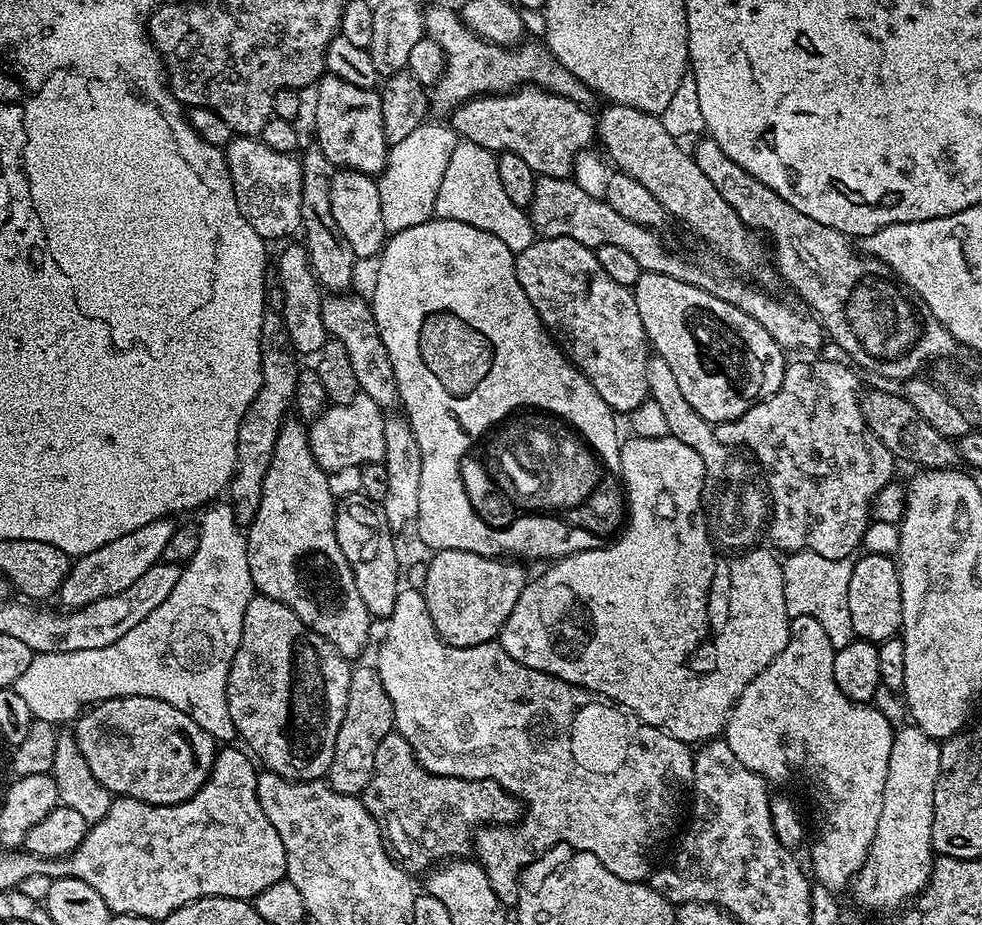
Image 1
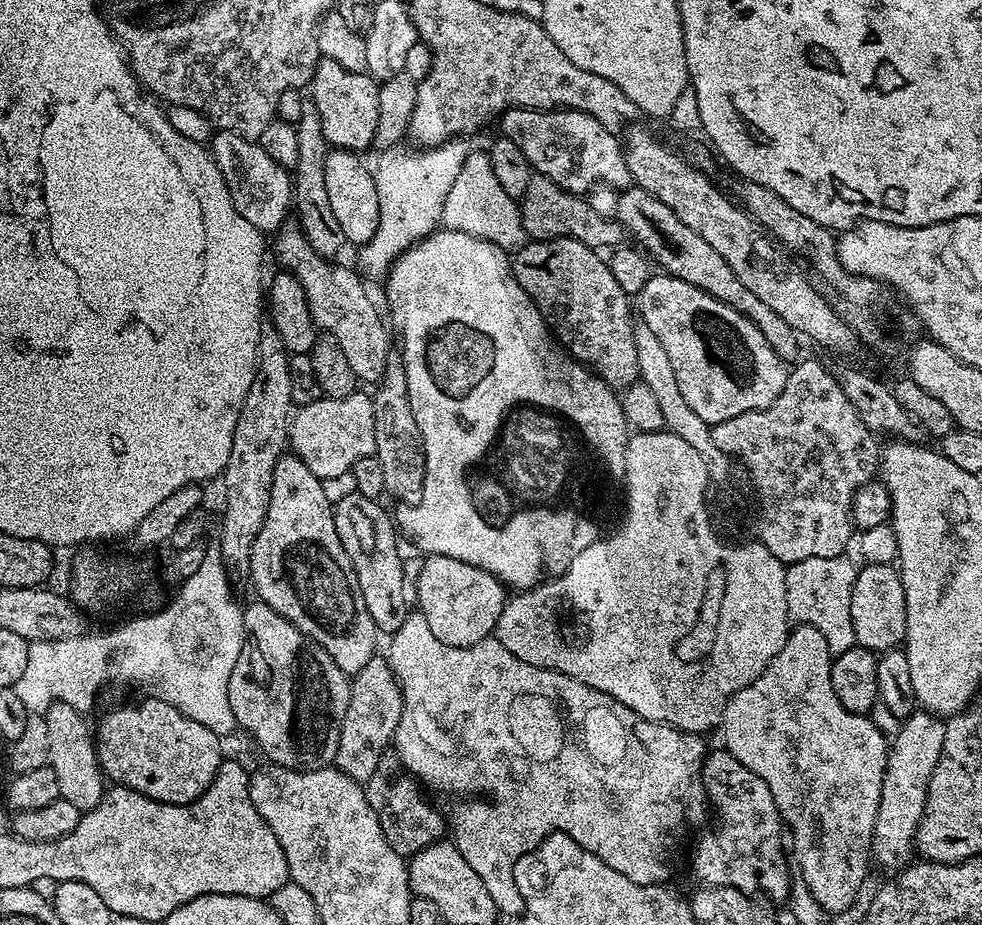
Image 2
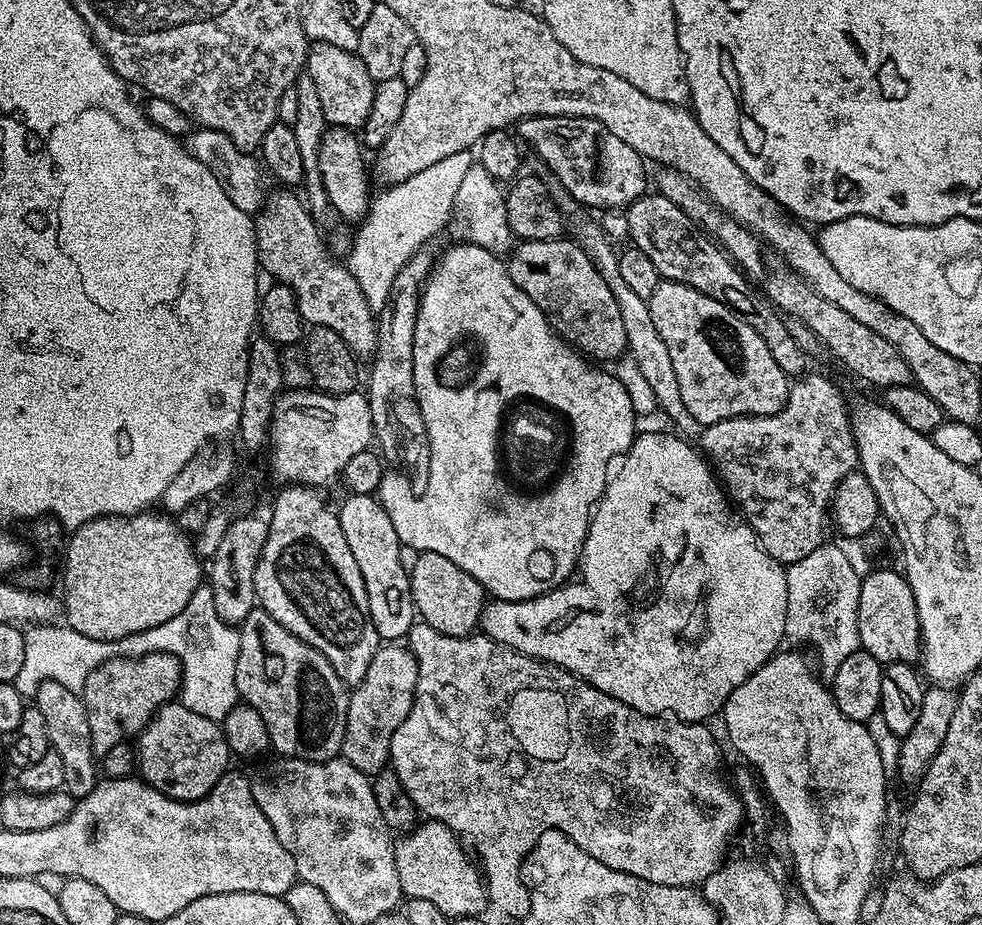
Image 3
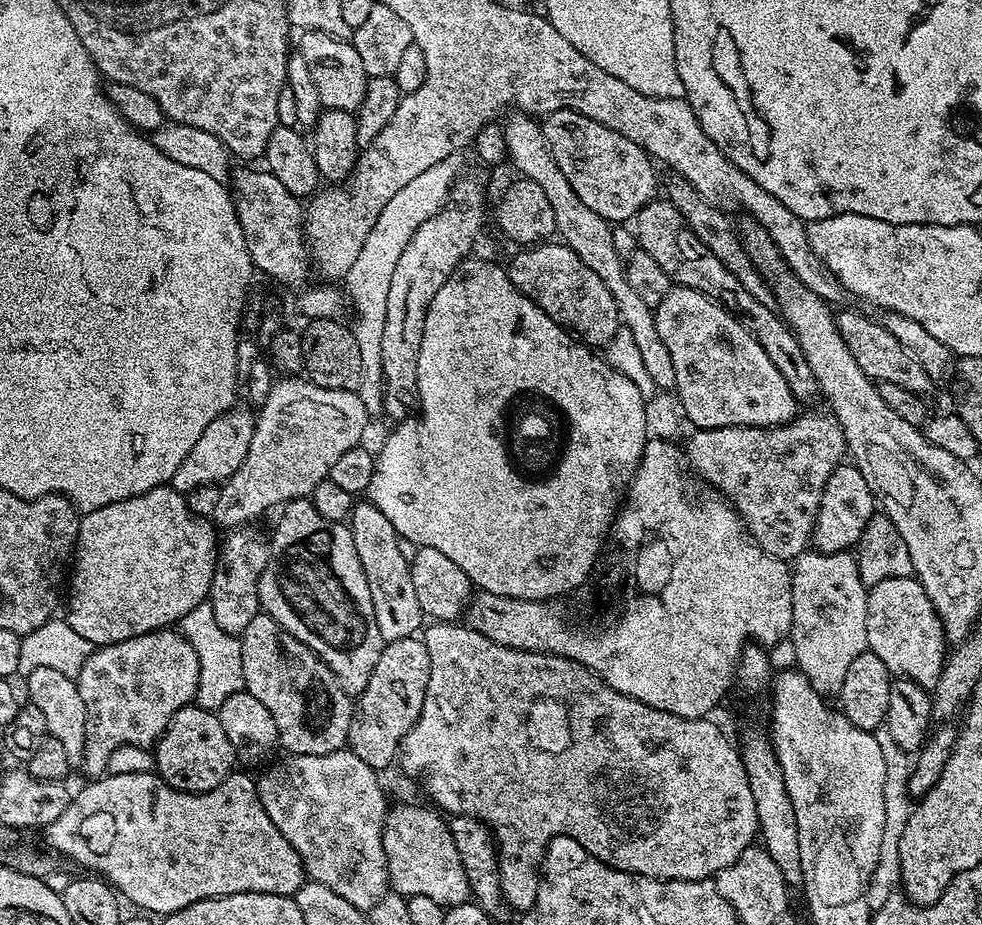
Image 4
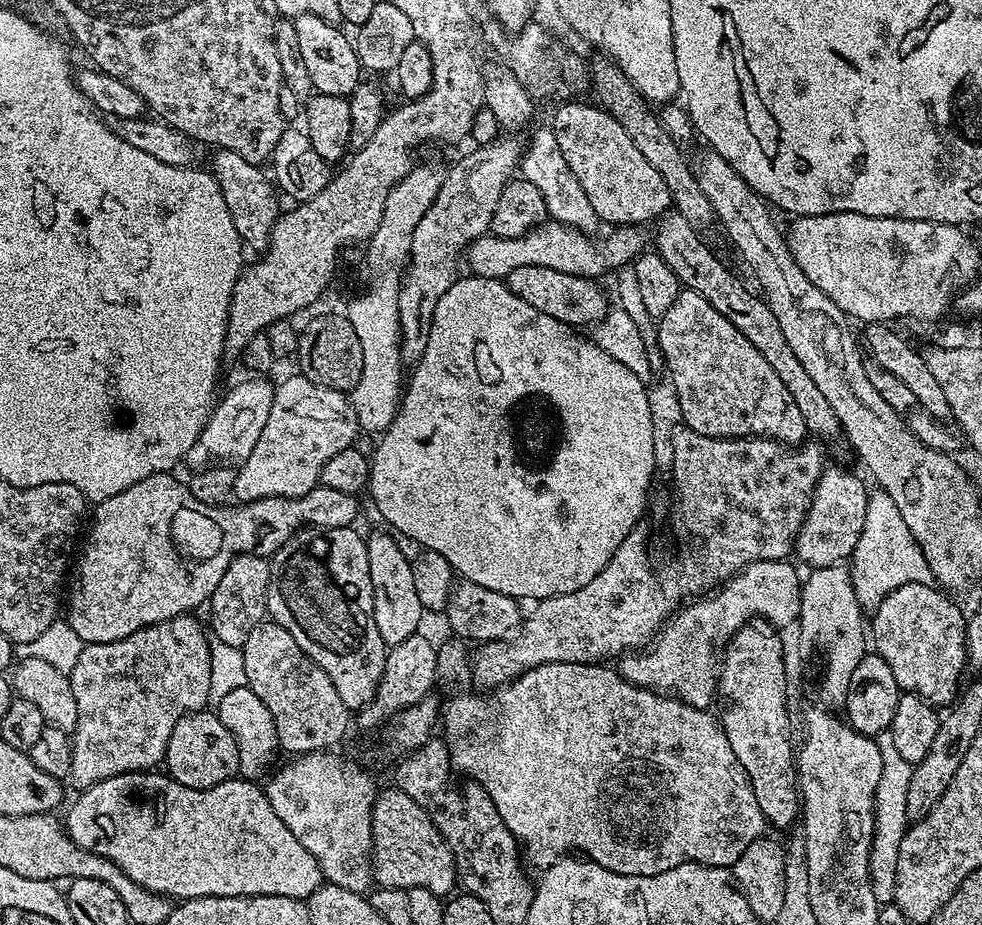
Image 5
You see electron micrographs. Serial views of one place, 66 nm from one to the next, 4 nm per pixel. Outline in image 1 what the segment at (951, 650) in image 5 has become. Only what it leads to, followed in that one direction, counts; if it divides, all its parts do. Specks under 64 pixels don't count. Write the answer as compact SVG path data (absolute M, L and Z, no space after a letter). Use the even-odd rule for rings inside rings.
M873 552L861 555L861 560L858 559L852 565L852 573L850 574L850 594L848 595L848 605L850 606L850 622L852 623L853 637L879 642L881 640L889 640L891 636L897 635L901 631L900 623L902 622L902 594L900 593L900 570L897 561L890 556L882 554L874 554Z

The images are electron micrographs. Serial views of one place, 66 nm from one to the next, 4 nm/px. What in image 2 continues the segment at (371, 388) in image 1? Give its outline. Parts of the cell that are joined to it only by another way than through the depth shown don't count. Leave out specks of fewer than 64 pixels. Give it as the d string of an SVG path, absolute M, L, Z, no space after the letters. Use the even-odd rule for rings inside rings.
M285 225L277 231L276 238L276 254L280 258L280 266L285 271L293 272L304 288L310 316L317 329L334 337L342 347L346 362L357 381L379 383L385 374L388 361L392 358L388 336L390 330L385 317L382 312L382 317L380 316L375 302L366 290L363 277L350 268L336 264L338 262L329 262L318 255L297 225Z

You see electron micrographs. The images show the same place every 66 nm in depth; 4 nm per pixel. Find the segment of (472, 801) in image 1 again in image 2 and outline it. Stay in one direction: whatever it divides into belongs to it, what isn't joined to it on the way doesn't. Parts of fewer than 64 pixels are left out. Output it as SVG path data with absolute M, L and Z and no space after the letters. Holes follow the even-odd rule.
M386 754L378 762L378 770L374 770L374 774L365 784L365 792L392 848L401 854L415 854L426 846L435 844L445 835L446 820L445 817L444 820L440 817L439 810L424 797L425 789L407 774L396 776L396 768L398 772L397 761Z

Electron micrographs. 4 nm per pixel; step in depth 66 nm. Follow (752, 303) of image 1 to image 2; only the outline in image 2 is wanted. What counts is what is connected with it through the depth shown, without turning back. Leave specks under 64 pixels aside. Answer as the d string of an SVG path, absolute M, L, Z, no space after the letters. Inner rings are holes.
M533 174L530 178L518 203L525 237L532 240L561 240L568 236L591 248L604 250L619 245L623 241L620 239L626 236L624 227L615 218L608 219L599 215L583 195L568 192L550 178L539 174Z

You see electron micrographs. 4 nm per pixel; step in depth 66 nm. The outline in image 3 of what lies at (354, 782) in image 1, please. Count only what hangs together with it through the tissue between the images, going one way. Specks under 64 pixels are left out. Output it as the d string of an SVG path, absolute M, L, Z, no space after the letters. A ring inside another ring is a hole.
M388 642L370 658L366 678L351 689L346 710L346 730L342 738L340 756L369 778L385 771L390 764L390 742L394 730L410 714L418 686L418 662L411 648L400 642Z

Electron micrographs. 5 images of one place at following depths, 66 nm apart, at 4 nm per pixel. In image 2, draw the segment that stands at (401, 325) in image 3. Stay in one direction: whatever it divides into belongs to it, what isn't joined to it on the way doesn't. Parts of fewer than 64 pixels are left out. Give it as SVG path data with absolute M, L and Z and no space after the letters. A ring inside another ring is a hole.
M399 359L388 361L385 374L371 393L374 406L374 442L376 457L382 462L382 475L386 478L385 493L397 496L397 501L406 504L419 504L426 478L426 458L422 430L414 422L414 410L410 410L410 398L406 390L406 370Z

